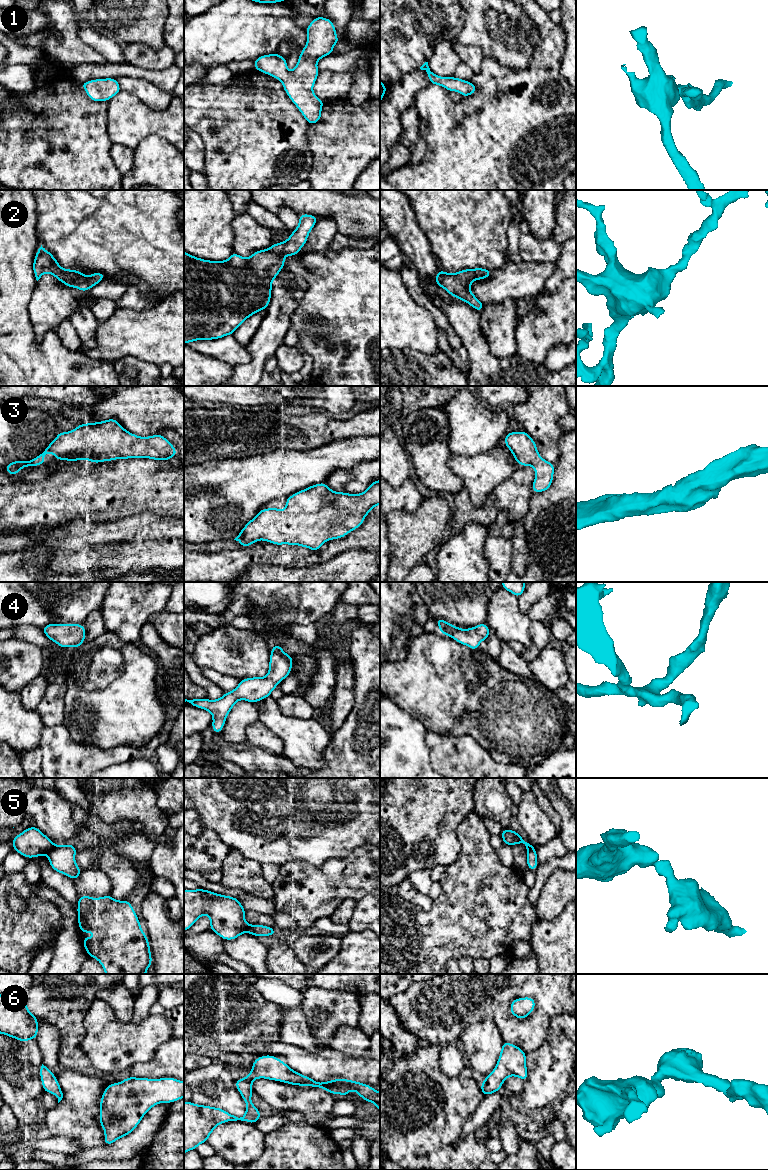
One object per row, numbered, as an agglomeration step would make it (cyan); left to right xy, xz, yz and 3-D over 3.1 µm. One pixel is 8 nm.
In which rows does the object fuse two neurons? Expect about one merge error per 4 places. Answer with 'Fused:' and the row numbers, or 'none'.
Fused: 5

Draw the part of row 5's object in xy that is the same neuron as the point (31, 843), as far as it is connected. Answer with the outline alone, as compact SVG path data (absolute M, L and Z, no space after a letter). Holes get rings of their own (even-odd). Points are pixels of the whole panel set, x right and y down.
M36 826L25 829L14 836L12 841L13 849L25 858L48 855L54 846L54 843Z

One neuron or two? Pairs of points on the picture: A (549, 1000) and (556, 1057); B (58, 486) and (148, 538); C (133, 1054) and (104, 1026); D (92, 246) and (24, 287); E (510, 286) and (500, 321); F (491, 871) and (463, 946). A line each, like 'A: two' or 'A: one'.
A: two
B: two
C: one
D: two
E: two
F: one

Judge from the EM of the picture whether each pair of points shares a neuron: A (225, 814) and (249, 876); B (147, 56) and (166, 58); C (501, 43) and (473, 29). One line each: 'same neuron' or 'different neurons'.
A: different neurons
B: same neuron
C: same neuron

